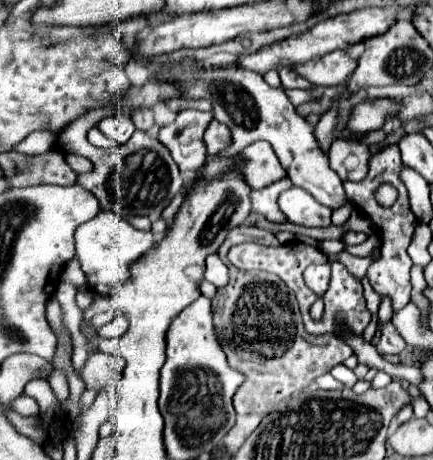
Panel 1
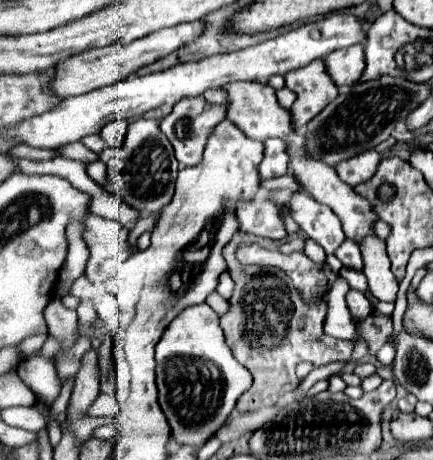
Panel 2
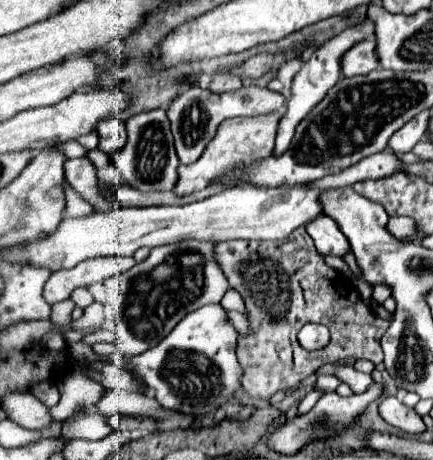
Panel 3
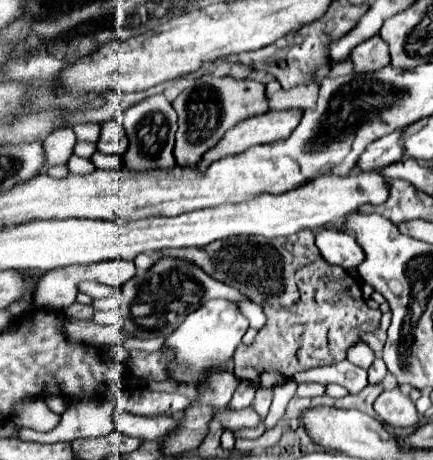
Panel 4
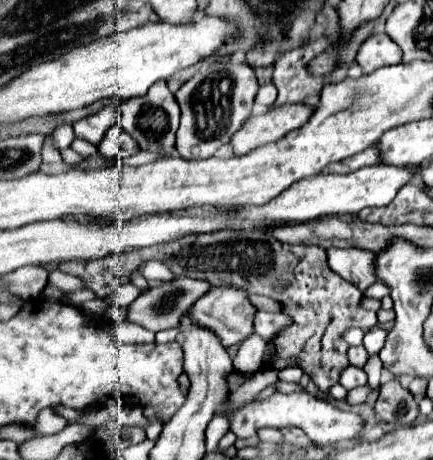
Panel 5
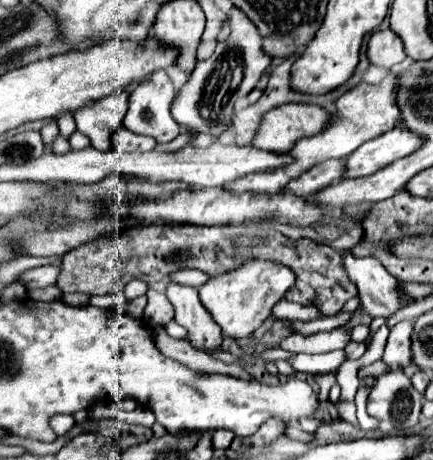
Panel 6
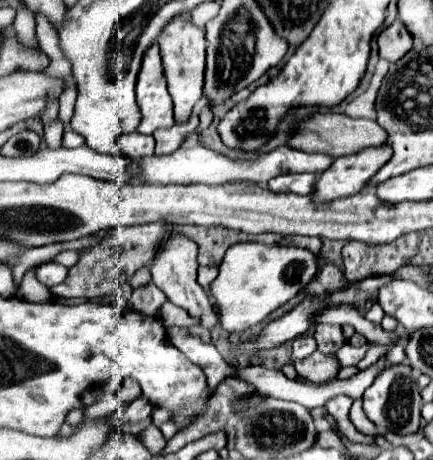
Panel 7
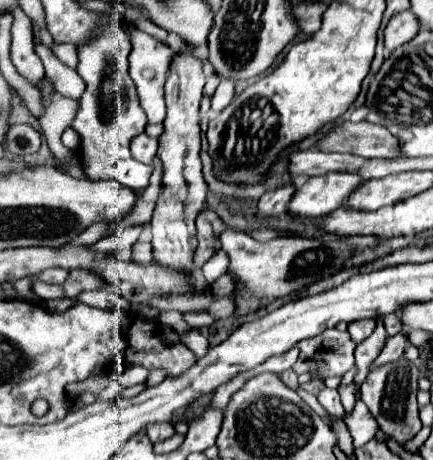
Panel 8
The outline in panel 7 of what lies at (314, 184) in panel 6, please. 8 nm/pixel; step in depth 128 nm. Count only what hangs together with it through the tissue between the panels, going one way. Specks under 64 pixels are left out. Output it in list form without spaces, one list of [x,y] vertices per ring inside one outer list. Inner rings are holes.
[[[288,174],[276,176],[268,182],[272,192],[294,192],[294,194],[312,194],[318,174]]]

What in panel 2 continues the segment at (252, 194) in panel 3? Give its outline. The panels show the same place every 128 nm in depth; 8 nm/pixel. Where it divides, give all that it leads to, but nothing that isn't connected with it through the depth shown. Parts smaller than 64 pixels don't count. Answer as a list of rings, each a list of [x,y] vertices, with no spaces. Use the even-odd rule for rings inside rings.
[[[258,196],[252,202],[242,202],[236,214],[242,232],[264,236],[270,240],[280,240],[286,236],[286,228],[280,218],[278,204],[274,204],[274,200],[270,198]]]

